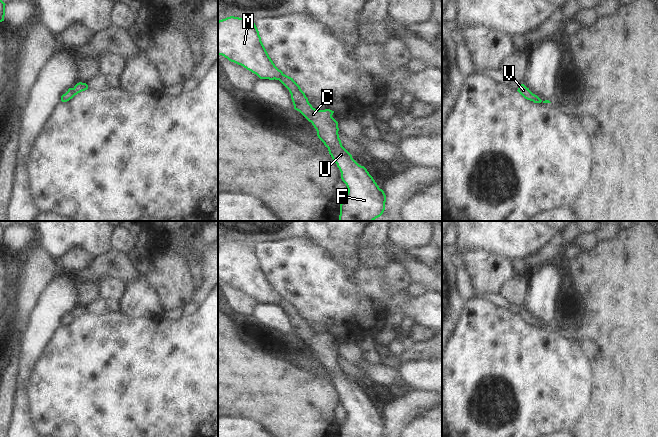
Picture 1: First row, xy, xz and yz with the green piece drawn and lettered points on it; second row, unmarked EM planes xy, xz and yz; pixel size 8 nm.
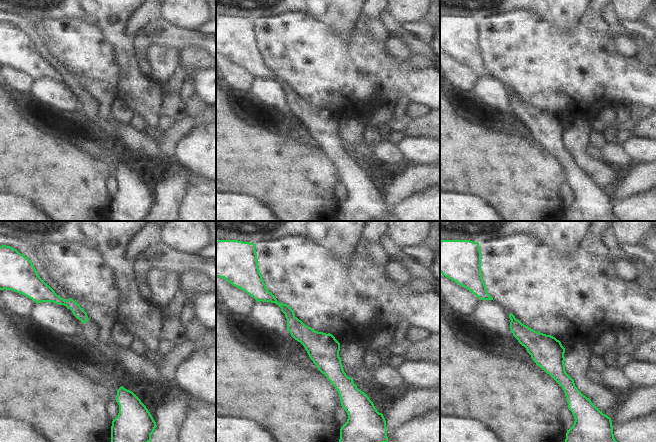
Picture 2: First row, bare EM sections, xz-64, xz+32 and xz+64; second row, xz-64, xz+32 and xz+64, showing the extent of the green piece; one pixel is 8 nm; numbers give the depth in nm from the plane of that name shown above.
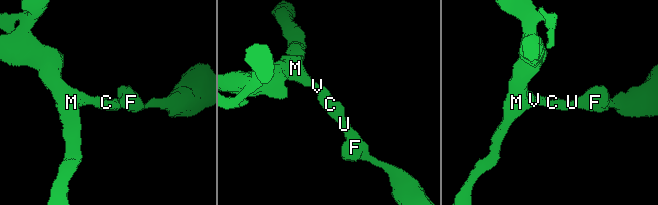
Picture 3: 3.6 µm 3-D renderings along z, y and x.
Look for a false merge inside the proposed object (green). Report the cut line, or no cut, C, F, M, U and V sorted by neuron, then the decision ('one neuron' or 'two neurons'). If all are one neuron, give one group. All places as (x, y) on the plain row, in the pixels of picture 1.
no cut; C F M U V; one neuron

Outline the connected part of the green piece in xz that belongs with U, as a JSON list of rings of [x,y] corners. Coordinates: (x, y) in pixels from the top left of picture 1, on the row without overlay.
[[[230,240],[218,245],[218,279],[243,290],[256,298],[260,303],[279,304],[290,316],[294,333],[299,335],[317,355],[318,362],[328,372],[329,378],[341,396],[341,403],[346,408],[348,416],[341,423],[340,437],[383,437],[386,419],[379,412],[373,401],[364,390],[359,389],[352,379],[342,370],[339,362],[338,346],[332,341],[330,333],[318,334],[312,331],[305,317],[293,302],[279,294],[269,281],[253,244]]]

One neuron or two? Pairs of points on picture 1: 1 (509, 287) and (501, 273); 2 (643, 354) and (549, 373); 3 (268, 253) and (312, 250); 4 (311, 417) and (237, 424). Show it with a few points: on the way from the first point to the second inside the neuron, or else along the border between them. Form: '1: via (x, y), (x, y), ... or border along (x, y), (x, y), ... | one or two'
1: border along (519, 270), (508, 278), (497, 292) | two
2: border along (579, 344), (579, 348), (591, 368), (590, 389) | two
3: via (279, 253), (301, 253) | one
4: border along (236, 416), (257, 420), (264, 426) | two

